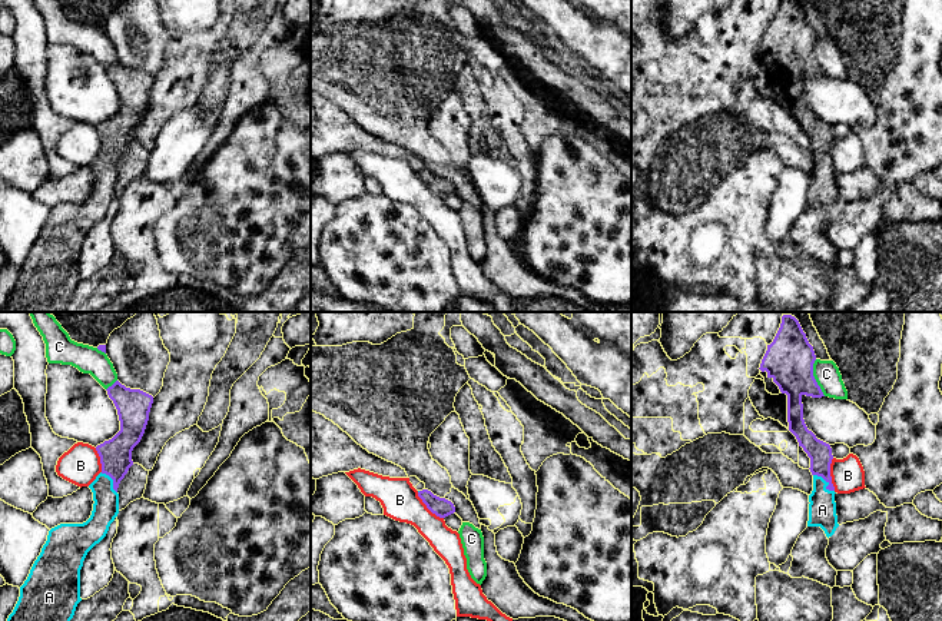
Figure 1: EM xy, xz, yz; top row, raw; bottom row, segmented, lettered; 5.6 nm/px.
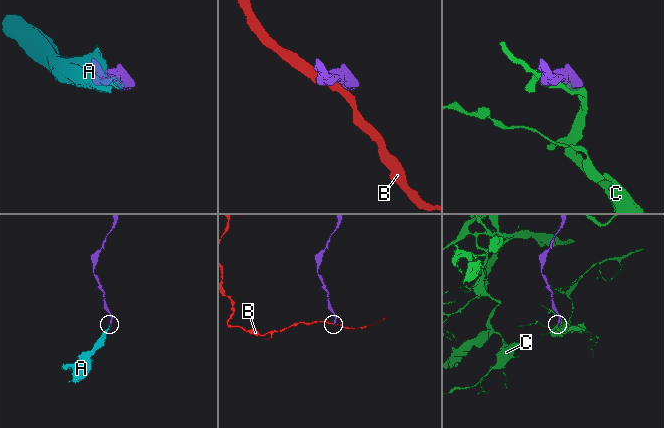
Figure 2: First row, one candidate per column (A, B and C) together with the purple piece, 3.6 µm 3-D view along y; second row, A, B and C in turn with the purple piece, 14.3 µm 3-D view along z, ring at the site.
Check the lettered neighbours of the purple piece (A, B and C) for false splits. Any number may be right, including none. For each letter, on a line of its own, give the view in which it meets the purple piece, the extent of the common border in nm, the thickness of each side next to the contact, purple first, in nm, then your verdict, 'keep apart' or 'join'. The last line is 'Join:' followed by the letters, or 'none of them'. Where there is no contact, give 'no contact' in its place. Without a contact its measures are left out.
A: yz | 160 nm | 130/160 nm | join
B: yz | 180 nm | 130/190 nm | keep apart
C: yz | 220 nm | 280/140 nm | keep apart
Join: A

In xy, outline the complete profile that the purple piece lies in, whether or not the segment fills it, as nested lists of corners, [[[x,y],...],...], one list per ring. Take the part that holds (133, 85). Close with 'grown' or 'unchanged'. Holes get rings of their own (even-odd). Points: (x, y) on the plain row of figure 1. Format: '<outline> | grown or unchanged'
[[[119,60],[106,70],[117,89],[120,110],[112,119],[96,126],[102,152],[89,165],[94,180],[92,195],[83,203],[60,203],[49,210],[40,235],[34,240],[27,259],[20,266],[19,280],[0,312],[64,312],[77,283],[82,280],[80,249],[83,240],[87,232],[106,216],[110,203],[119,193],[117,167],[133,145],[132,130],[145,113],[153,83],[152,74],[140,69],[126,67]]] | grown

